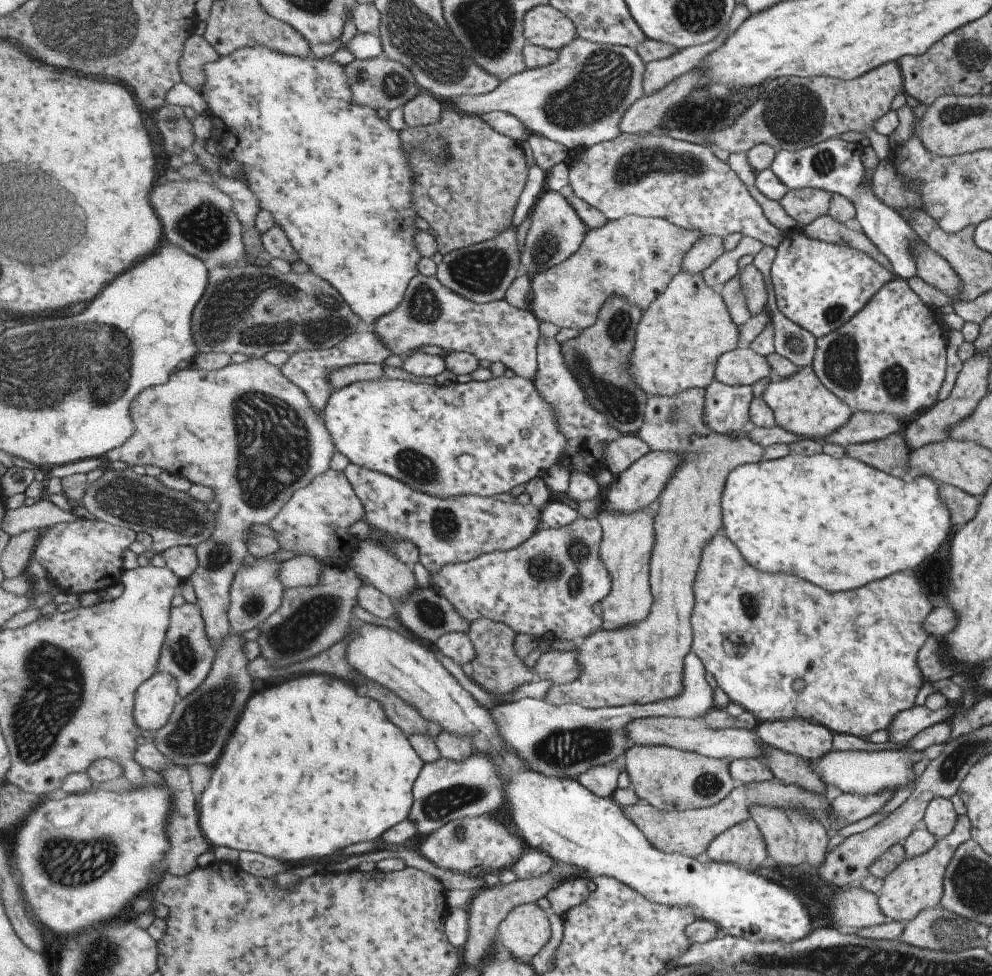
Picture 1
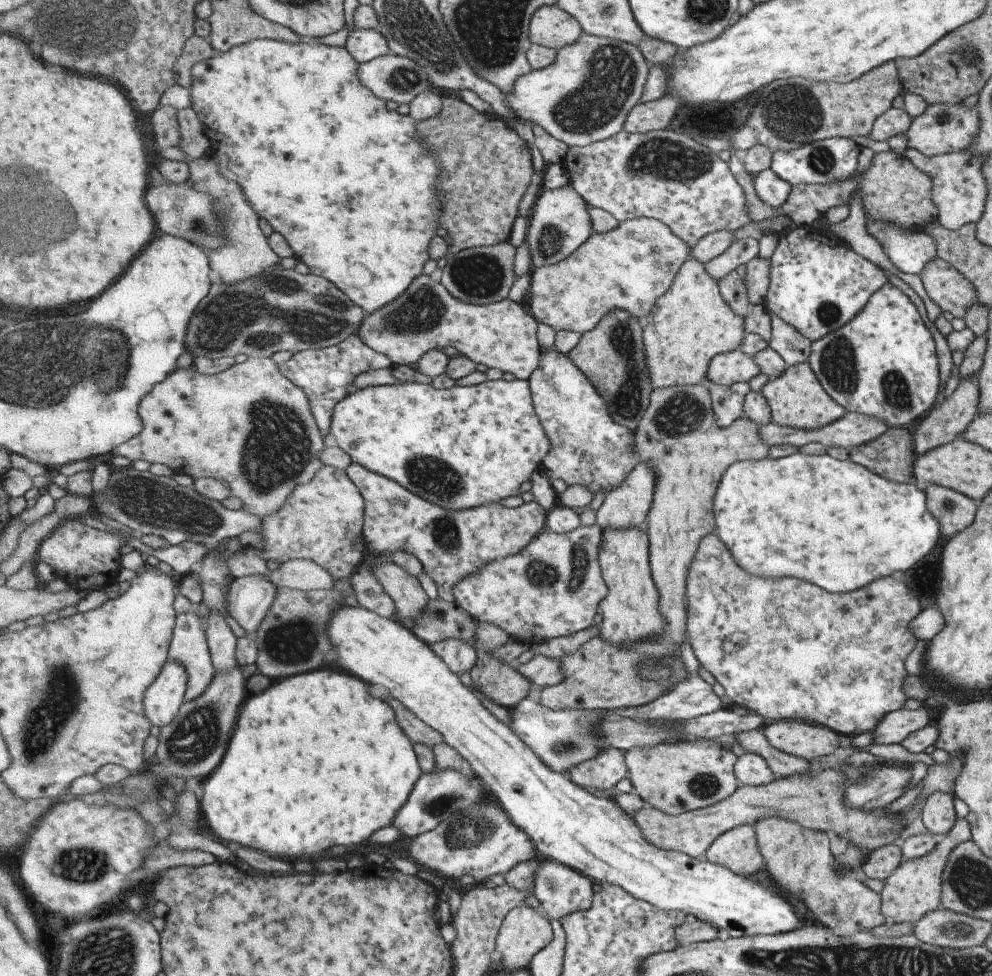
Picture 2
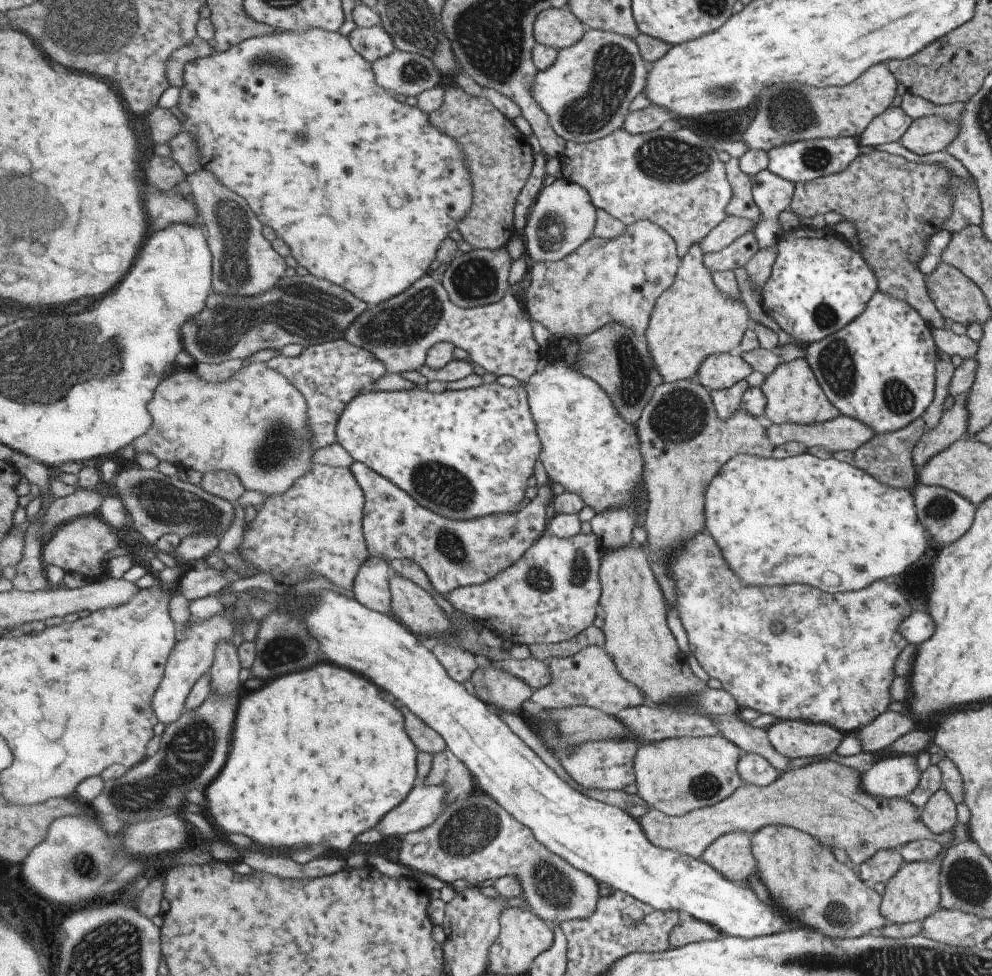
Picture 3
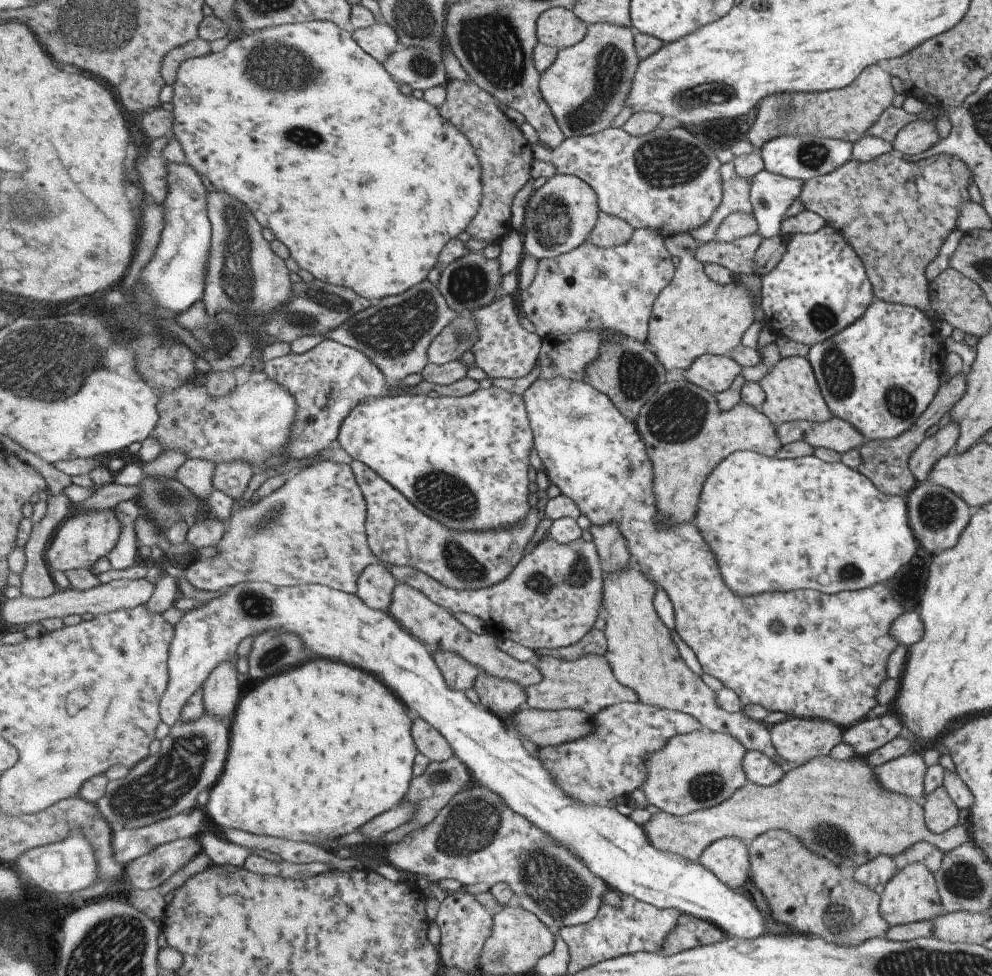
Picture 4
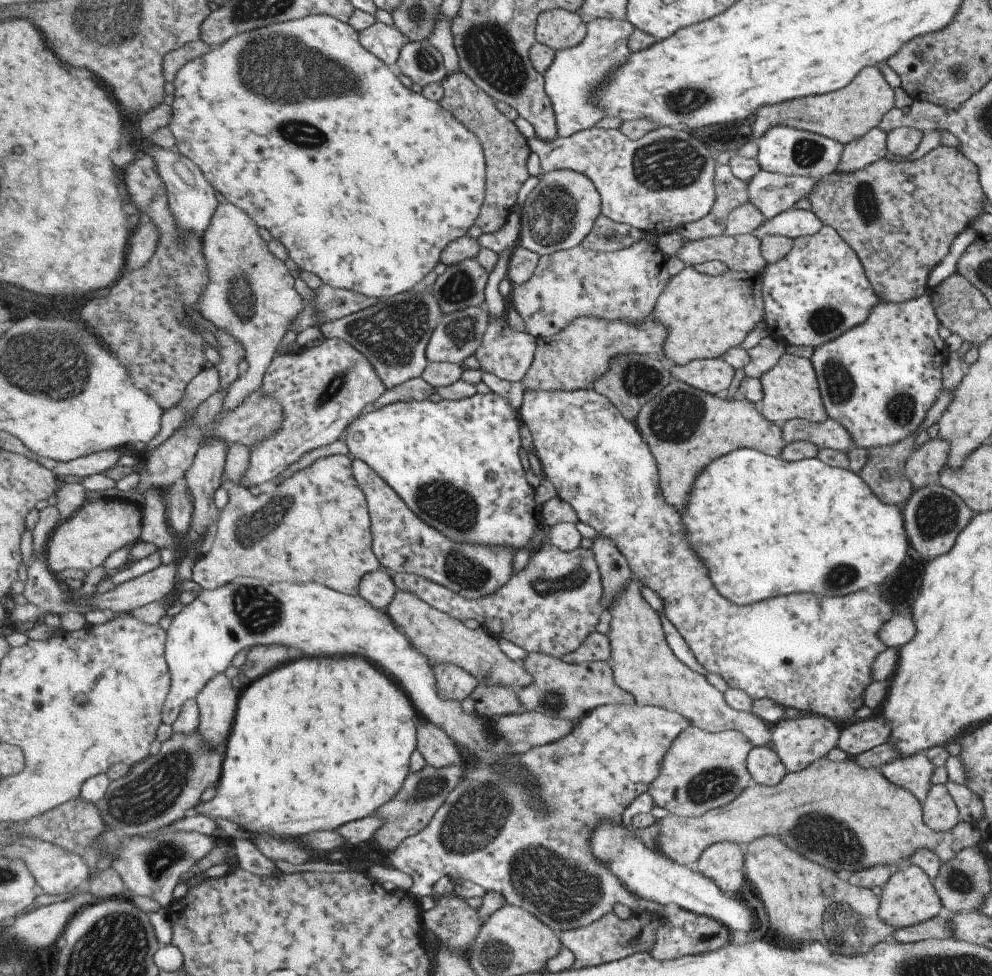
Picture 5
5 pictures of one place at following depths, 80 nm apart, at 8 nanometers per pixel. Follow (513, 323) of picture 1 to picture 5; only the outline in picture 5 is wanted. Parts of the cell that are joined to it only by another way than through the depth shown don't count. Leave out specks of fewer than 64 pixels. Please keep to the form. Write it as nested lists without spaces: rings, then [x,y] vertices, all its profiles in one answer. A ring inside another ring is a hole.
[[[421,284],[406,293],[380,300],[368,309],[323,323],[320,330],[325,338],[346,340],[368,357],[387,390],[391,390],[422,376],[430,362],[427,355],[429,341],[443,316],[432,287]],[[506,314],[503,319],[493,319],[490,316],[490,323],[483,337],[481,348],[477,355],[484,372],[489,372],[495,376],[511,382],[522,381],[528,374],[535,360],[538,339],[528,332],[517,332],[509,326]]]

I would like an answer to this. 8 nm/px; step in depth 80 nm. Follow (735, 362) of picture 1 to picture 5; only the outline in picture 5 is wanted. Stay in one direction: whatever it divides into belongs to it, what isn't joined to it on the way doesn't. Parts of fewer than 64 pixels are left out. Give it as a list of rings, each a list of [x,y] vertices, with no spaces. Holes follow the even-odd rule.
[[[720,357],[694,360],[684,365],[670,364],[670,367],[675,380],[710,395],[723,395],[735,374],[735,369]]]

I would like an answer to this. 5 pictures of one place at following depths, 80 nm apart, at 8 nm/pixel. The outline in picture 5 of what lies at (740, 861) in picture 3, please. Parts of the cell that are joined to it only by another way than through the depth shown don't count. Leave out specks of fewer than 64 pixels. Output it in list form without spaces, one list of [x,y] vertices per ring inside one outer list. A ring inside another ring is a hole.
[[[713,843],[697,859],[697,872],[713,880],[721,892],[735,894],[743,886],[741,856],[744,854],[737,843]]]

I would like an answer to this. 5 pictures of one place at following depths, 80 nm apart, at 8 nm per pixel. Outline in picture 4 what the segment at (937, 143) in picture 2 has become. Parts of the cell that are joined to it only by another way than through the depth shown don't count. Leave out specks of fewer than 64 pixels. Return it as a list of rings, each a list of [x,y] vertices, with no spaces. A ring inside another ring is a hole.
[[[923,120],[908,123],[897,131],[890,142],[893,150],[901,154],[917,154],[937,143],[935,124]]]

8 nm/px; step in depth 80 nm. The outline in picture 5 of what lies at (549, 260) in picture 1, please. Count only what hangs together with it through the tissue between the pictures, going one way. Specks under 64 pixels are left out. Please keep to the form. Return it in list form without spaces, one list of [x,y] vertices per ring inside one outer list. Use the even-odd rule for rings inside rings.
[[[555,169],[539,176],[539,182],[520,208],[522,229],[519,245],[533,252],[552,255],[583,244],[602,215],[602,196],[596,184],[582,172]]]

